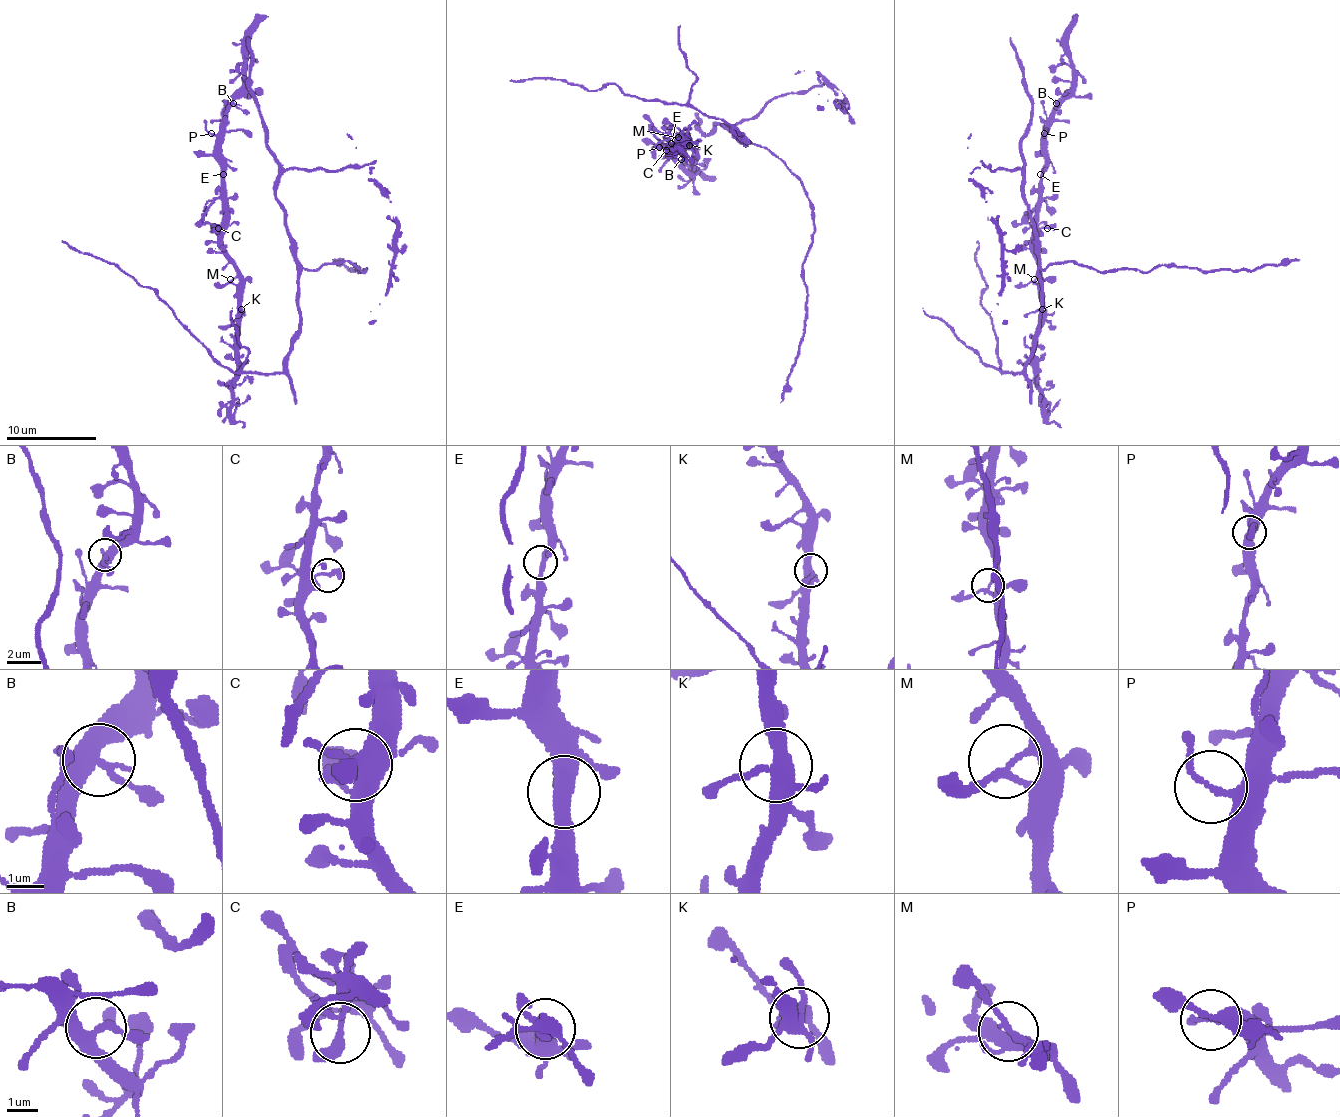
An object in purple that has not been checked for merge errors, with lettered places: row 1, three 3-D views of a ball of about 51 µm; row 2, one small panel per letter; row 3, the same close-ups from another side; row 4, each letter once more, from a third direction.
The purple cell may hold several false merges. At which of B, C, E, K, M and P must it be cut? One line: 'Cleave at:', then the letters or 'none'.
Cleave at: none

